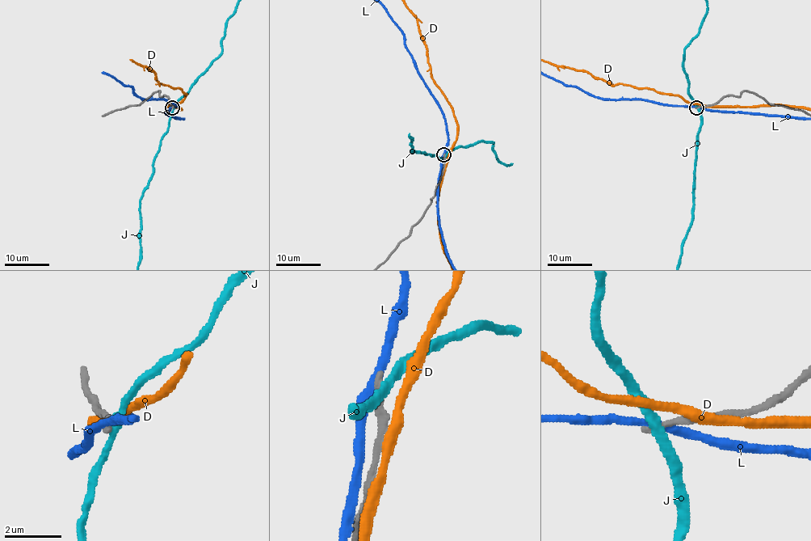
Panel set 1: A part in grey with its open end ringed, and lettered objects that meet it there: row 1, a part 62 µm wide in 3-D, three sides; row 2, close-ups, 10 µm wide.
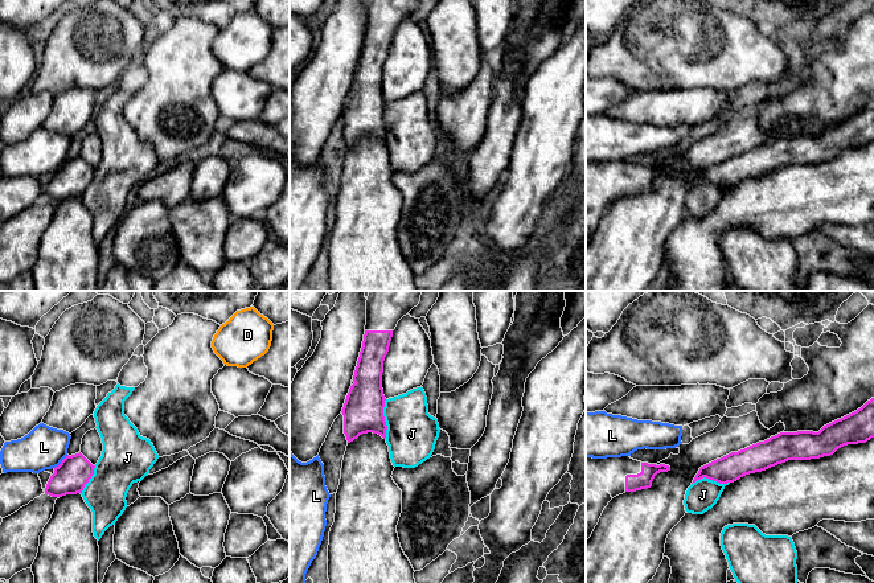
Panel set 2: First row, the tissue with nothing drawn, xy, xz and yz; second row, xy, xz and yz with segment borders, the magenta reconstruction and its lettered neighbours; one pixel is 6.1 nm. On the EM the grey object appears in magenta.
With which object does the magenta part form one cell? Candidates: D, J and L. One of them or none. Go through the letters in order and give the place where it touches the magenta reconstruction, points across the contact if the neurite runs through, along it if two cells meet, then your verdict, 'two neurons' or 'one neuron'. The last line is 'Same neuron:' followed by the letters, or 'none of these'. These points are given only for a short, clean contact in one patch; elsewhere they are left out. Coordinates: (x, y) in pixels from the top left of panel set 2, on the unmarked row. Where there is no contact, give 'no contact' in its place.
D: no contact | two neurons
J: xz (384, 123) | two neurons
L: xy (61, 165) | along xy (68, 159), (54, 172) | two neurons
Same neuron: none of these

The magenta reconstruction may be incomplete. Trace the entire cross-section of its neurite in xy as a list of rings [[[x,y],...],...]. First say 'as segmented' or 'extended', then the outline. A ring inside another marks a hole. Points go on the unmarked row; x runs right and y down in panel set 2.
extended; [[[81,156],[66,160],[50,180],[45,197],[3,222],[0,229],[0,283],[32,272],[40,250],[40,239],[52,222],[56,204],[82,197],[94,178],[93,169]]]

